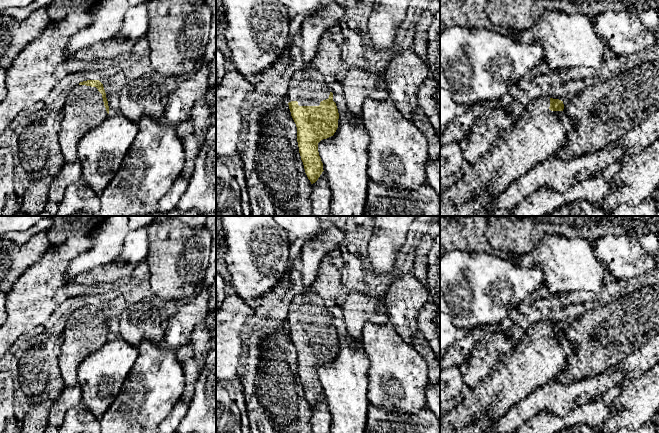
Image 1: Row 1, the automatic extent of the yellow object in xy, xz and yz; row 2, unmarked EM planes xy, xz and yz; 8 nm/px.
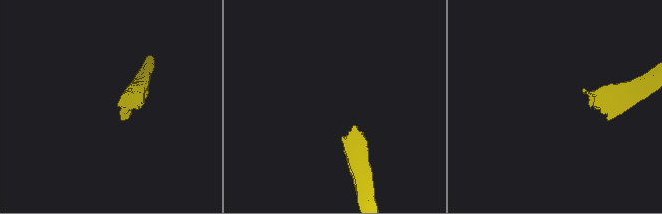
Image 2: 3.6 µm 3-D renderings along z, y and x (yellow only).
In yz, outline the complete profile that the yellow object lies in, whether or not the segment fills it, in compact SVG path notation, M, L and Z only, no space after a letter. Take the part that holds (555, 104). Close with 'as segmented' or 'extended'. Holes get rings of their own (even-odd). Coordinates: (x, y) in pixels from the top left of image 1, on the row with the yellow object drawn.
M549 95L528 102L517 120L499 132L491 149L474 165L467 166L450 187L442 190L440 216L480 216L485 207L513 181L552 156L576 129L575 121L563 109L563 101Z | extended

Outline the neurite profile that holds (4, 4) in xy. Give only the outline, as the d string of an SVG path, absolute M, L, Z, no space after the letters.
M0 0L0 10L11 7L22 8L31 4L35 0Z

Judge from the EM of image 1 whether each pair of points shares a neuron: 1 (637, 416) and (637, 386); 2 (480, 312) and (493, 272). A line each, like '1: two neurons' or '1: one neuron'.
1: one neuron
2: one neuron

